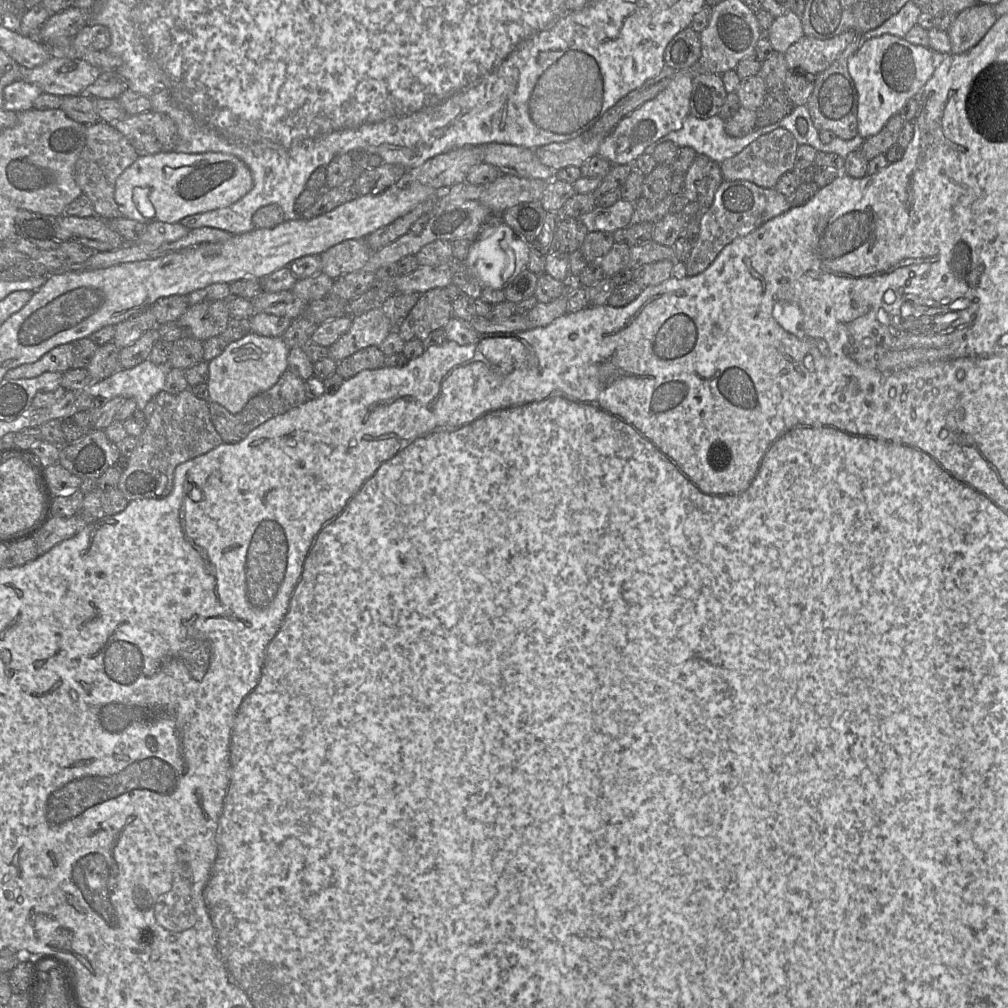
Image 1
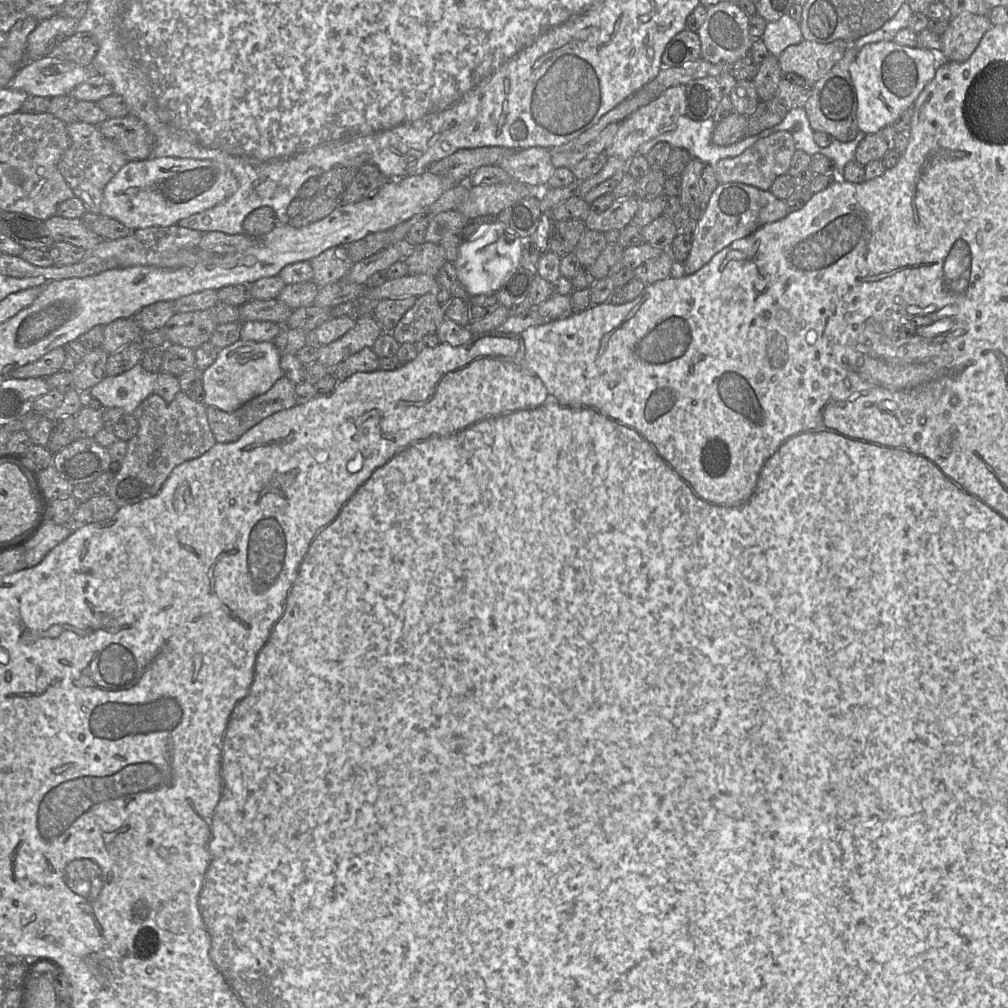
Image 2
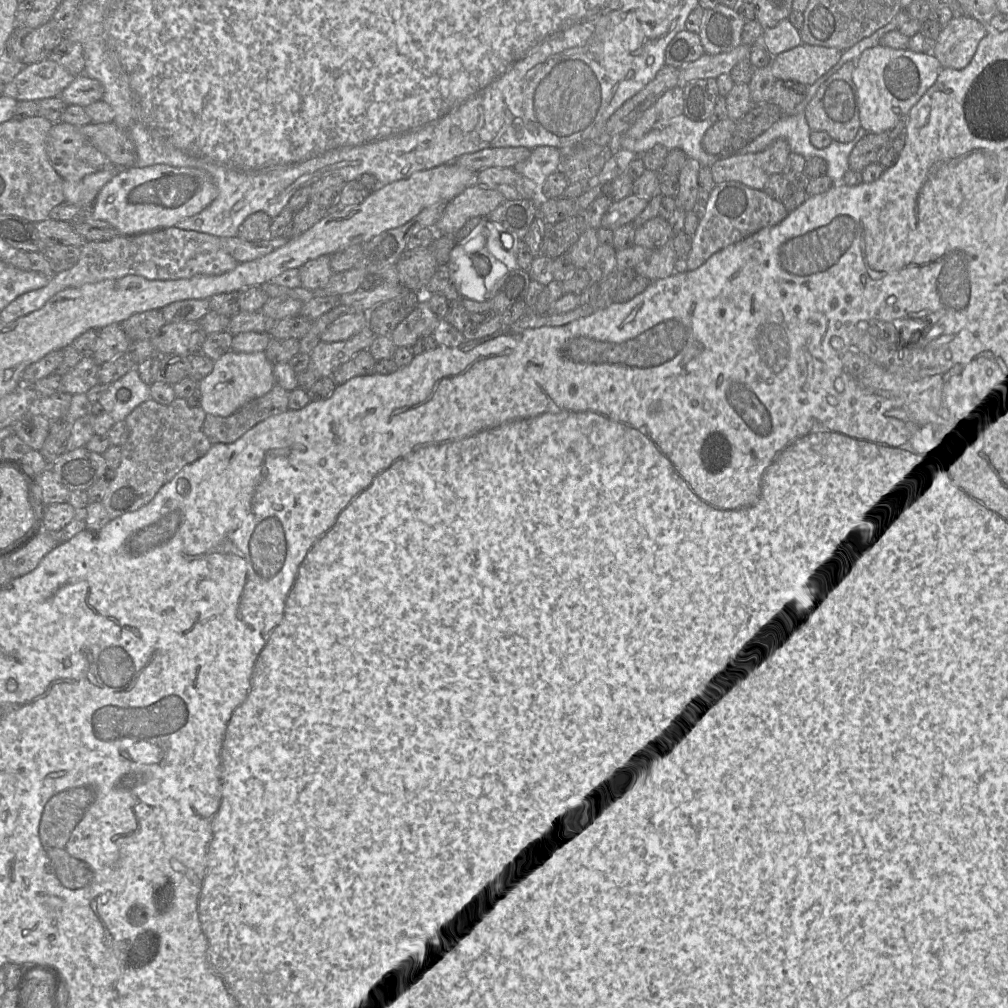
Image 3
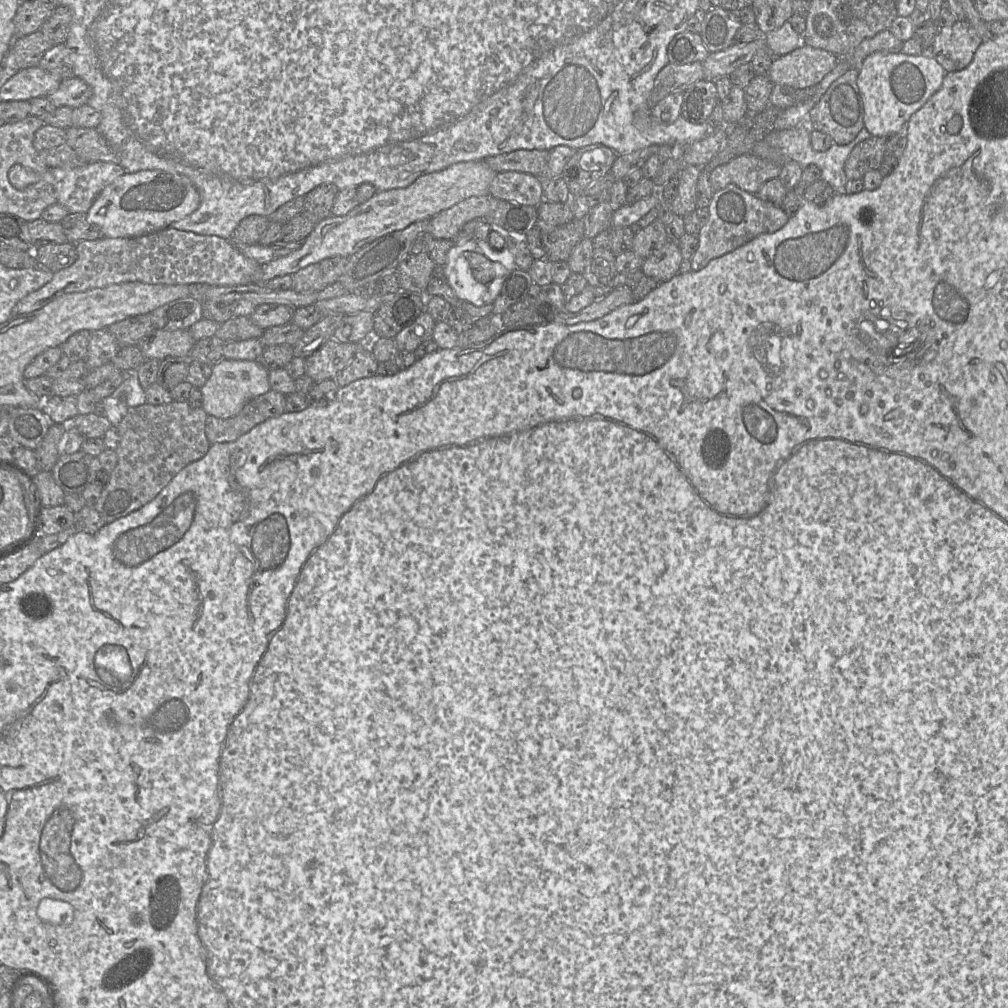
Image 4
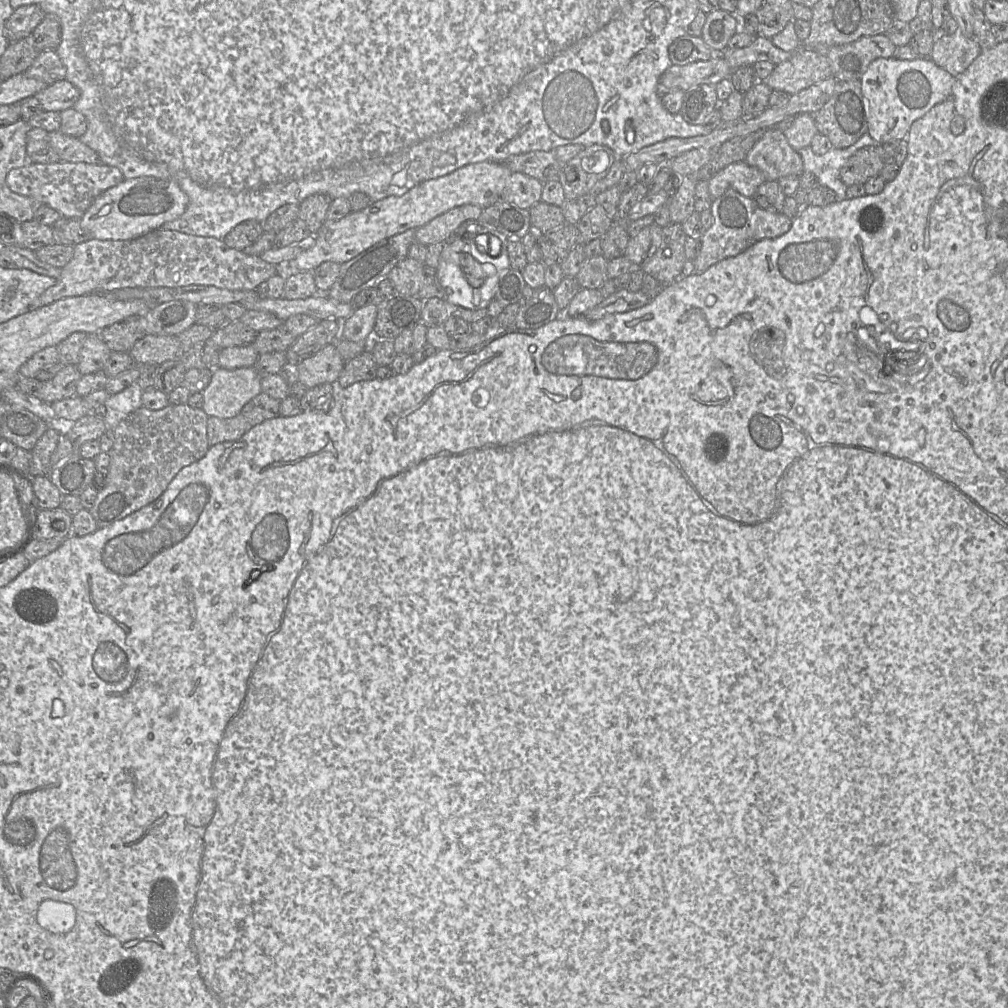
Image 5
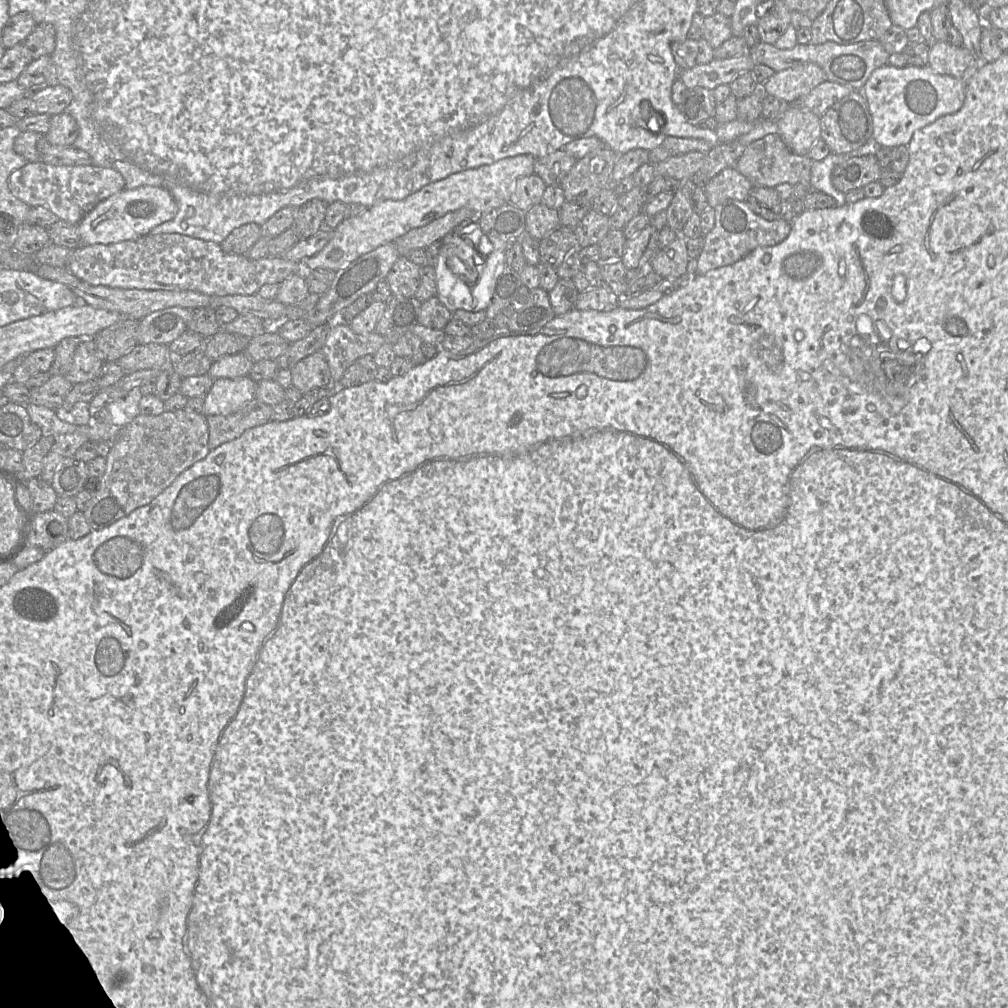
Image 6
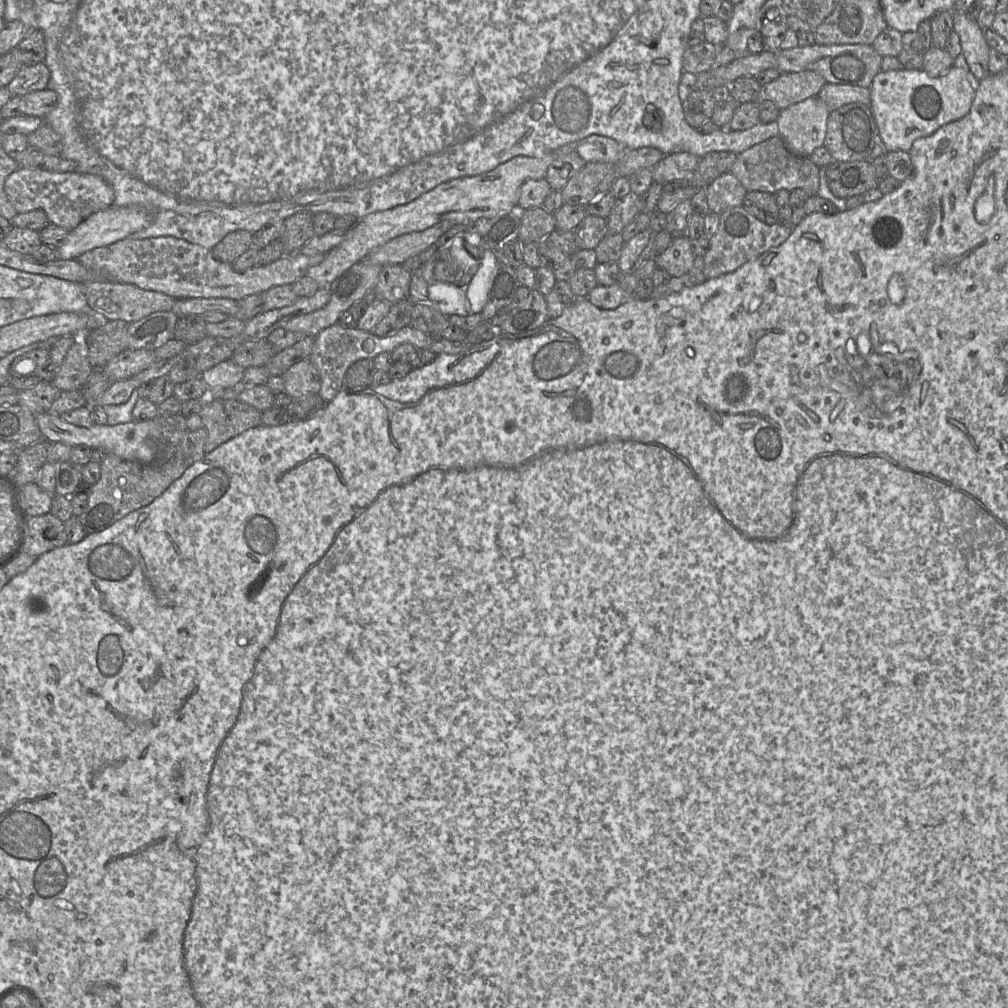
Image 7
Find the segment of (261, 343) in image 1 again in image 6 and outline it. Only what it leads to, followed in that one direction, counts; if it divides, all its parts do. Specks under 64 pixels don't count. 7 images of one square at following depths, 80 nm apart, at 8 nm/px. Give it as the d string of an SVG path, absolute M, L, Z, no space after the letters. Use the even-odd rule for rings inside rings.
M250 376L214 379L204 396L203 415L230 415L255 398L257 383Z

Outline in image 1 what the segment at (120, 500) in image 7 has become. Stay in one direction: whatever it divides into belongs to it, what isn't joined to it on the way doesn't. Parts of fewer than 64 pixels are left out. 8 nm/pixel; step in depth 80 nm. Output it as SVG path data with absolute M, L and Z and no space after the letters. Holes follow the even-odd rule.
M188 389L170 394L160 391L143 409L146 427L138 437L117 488L128 500L164 498L173 489L176 468L198 458L223 443L211 421L209 402L194 396Z

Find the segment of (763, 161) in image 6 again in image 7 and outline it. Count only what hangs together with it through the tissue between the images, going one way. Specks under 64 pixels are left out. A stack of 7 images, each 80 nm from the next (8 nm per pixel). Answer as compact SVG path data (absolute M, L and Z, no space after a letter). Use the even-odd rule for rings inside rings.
M778 136L768 138L737 155L730 172L740 181L747 191L762 191L771 194L781 189L792 191L797 188L805 190L810 196L817 195L820 185L820 168L808 156L796 156L790 153Z

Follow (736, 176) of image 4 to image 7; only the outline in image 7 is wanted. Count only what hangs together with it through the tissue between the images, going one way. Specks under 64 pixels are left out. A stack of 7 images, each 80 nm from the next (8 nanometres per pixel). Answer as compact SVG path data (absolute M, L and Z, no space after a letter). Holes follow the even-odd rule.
M727 172L711 182L705 192L710 211L720 215L731 207L741 206L747 190L731 172Z

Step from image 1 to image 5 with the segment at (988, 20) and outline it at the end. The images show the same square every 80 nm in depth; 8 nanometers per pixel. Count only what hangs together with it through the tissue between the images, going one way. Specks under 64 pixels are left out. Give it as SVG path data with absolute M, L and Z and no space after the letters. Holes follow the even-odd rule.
M961 32L953 35L941 33L936 36L930 59L956 78L970 66L981 51L973 37L967 37Z

